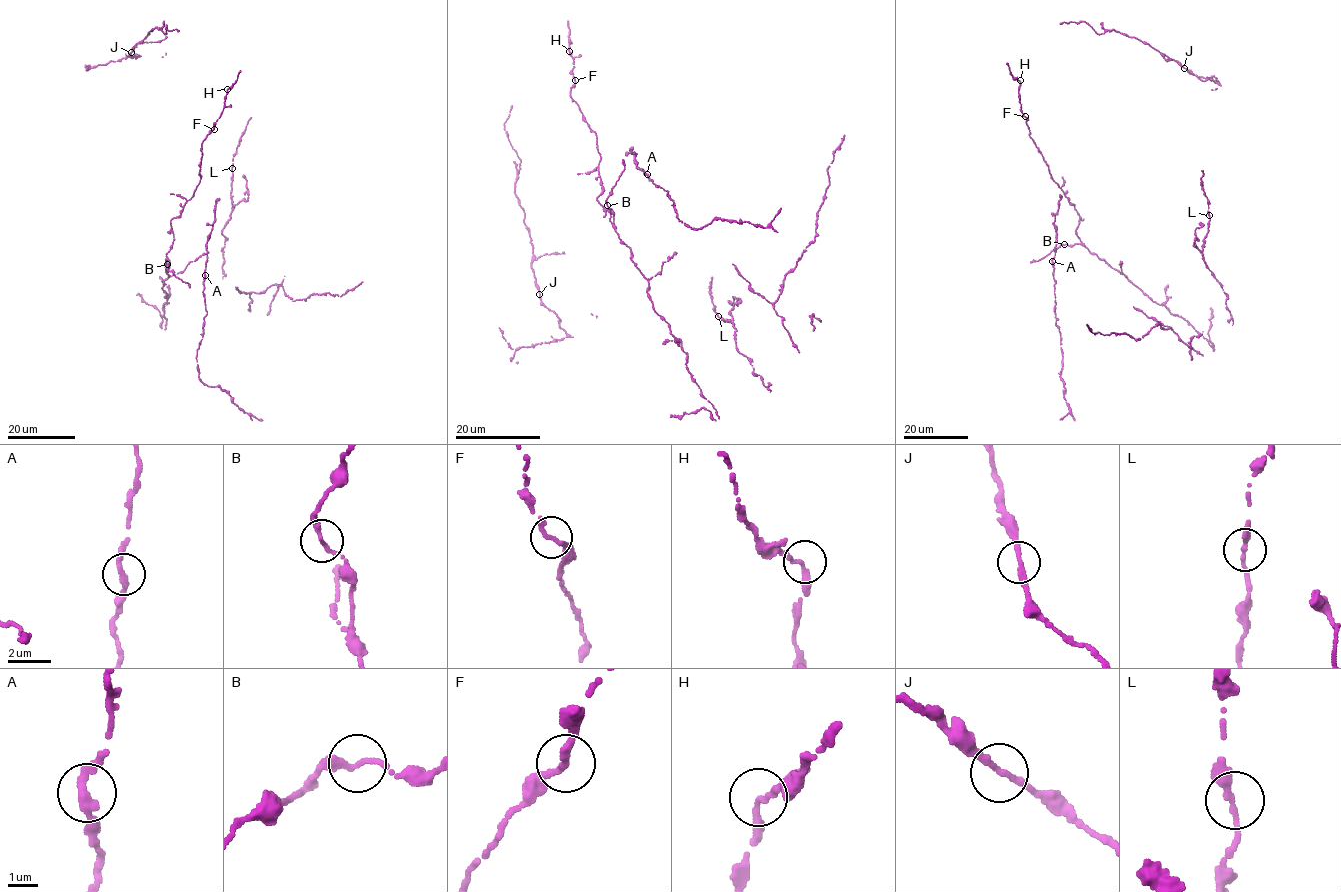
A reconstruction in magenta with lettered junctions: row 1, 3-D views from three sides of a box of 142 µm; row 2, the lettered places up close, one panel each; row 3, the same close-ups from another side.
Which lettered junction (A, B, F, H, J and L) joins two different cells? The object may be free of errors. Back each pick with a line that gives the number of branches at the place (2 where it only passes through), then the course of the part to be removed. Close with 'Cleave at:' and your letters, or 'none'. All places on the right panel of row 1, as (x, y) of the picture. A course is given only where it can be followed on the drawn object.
Cleave at: none

